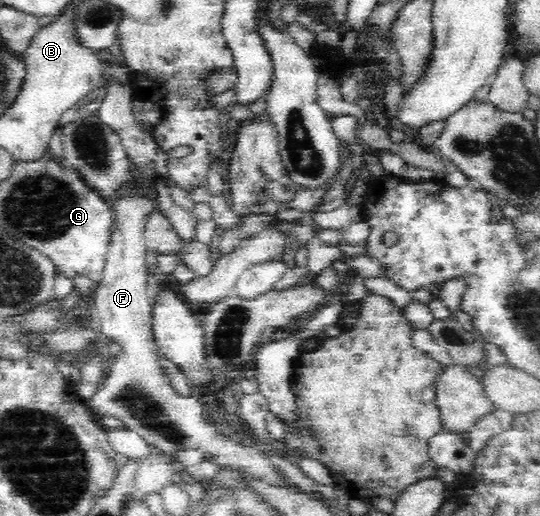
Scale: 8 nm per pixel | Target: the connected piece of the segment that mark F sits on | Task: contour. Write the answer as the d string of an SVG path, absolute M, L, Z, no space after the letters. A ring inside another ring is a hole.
M137 193L136 195L130 196L116 196L122 197L122 199L117 199L114 204L111 204L112 209L115 213L115 220L113 222L113 231L111 235L111 242L108 246L108 252L106 256L106 263L104 266L104 273L102 279L98 282L99 286L97 288L95 297L95 304L92 307L93 309L93 320L100 326L100 332L102 332L103 336L108 340L112 340L113 342L117 342L120 344L122 350L121 352L113 359L113 361L108 362L106 366L106 373L103 382L99 385L99 389L93 389L88 392L88 399L86 400L87 406L92 409L95 413L102 414L104 417L117 418L123 422L124 427L128 430L133 430L136 434L139 434L150 446L153 448L157 448L159 452L163 453L175 453L180 450L185 449L194 449L194 450L202 450L204 454L206 454L207 460L214 460L217 462L218 466L228 466L233 470L244 470L246 472L246 476L248 478L260 478L260 480L264 480L265 482L279 482L279 475L277 475L277 471L271 467L271 463L269 463L268 457L264 455L261 451L257 451L255 448L245 448L245 446L239 446L239 444L234 444L228 440L228 437L223 435L221 432L214 430L209 424L207 424L205 418L203 418L203 410L201 410L201 402L199 402L195 393L190 396L183 396L177 393L175 385L171 383L171 380L164 374L164 369L160 364L160 353L158 350L157 343L154 339L154 334L151 328L151 302L149 302L149 298L147 297L147 276L148 276L148 266L146 261L147 256L147 245L143 242L143 228L145 228L145 222L147 222L147 216L149 216L149 212L153 210L153 203L149 201L149 198L143 197L143 193Z

